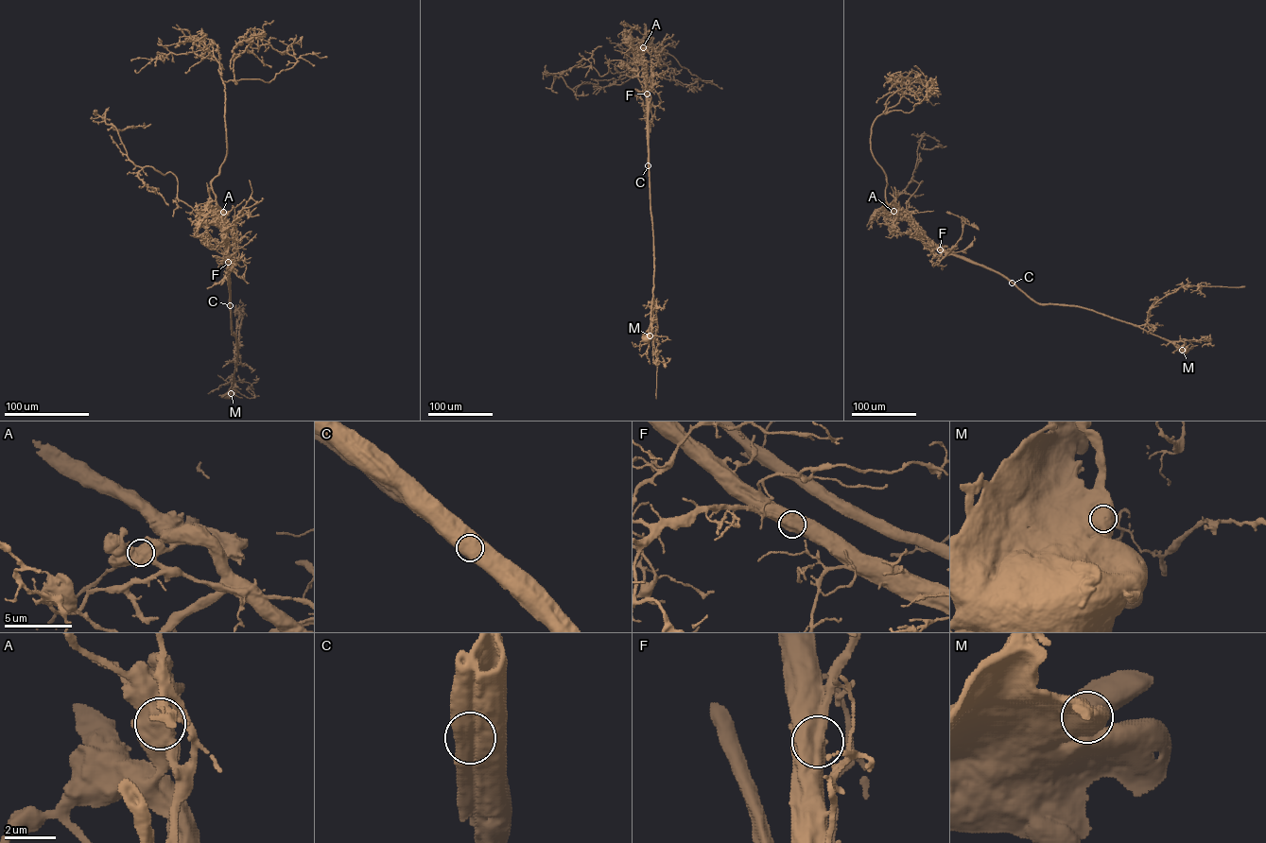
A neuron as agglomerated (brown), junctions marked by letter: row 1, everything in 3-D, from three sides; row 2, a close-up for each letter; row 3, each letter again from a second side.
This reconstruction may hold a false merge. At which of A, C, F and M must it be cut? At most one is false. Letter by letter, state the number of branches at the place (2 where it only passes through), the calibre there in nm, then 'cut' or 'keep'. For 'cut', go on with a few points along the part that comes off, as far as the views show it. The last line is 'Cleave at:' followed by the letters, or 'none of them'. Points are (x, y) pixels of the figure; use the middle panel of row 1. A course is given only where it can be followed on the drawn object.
A: 1 | 1000 nm | keep
C: 1 | 1100 nm | cut | (648, 165), (646, 95), (628, 64), (611, 60), (602, 76), (591, 65), (560, 73), (577, 95), (588, 94)
F: 1 | 900 nm | keep
M: 1 | 1250 nm | keep
Cleave at: C

